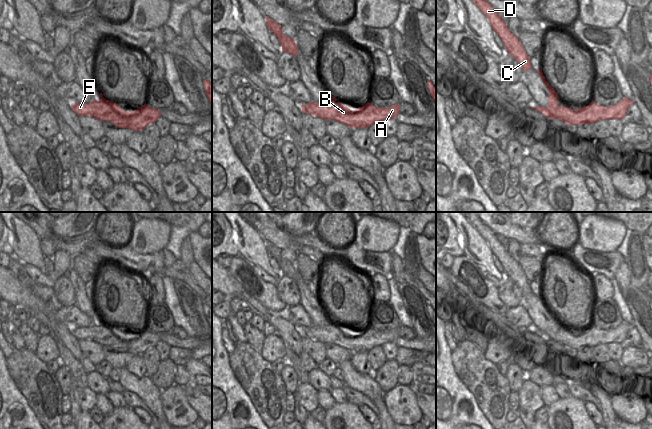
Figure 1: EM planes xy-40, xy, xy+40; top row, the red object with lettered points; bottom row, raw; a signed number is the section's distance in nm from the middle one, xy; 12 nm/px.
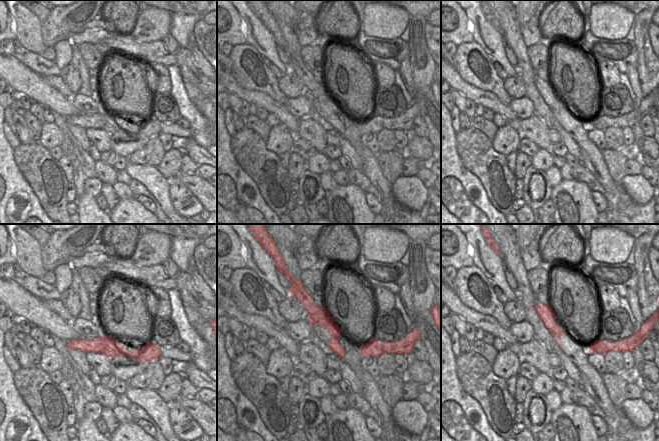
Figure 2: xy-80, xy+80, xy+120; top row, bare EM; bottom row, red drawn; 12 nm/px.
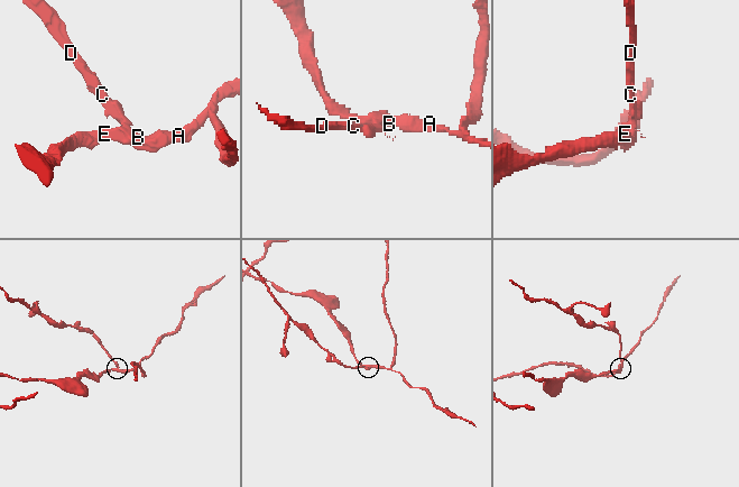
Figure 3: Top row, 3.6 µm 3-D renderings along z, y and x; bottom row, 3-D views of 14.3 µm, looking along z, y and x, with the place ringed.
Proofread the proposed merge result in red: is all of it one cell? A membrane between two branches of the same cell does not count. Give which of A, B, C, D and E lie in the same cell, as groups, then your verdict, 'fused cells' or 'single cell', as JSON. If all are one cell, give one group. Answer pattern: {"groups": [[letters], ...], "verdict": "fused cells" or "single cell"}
{"groups": [["A", "B", "E"], ["C", "D"]], "verdict": "fused cells"}

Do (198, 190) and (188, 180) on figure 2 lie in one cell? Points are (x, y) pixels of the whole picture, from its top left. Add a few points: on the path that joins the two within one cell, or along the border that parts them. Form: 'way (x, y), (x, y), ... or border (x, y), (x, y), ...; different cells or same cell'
way (197, 187), (191, 181); same cell

